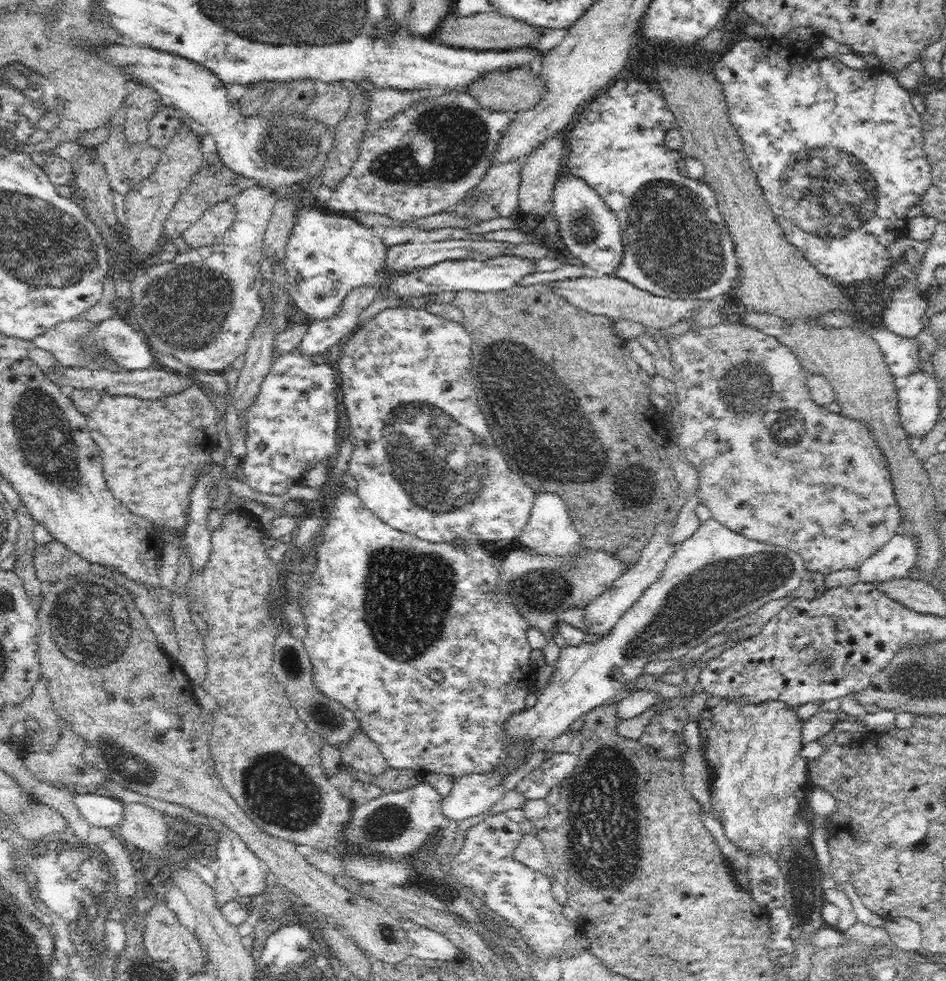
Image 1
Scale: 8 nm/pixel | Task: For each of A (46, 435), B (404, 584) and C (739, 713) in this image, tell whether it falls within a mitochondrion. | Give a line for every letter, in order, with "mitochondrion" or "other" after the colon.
A: mitochondrion
B: mitochondrion
C: other

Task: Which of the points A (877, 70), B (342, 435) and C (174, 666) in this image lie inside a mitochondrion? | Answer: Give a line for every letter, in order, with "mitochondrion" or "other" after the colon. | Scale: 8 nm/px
A: other
B: other
C: other

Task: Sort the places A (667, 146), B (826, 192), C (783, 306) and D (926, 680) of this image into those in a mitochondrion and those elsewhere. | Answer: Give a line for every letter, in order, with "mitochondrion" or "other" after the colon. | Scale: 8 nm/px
A: other
B: mitochondrion
C: other
D: mitochondrion

